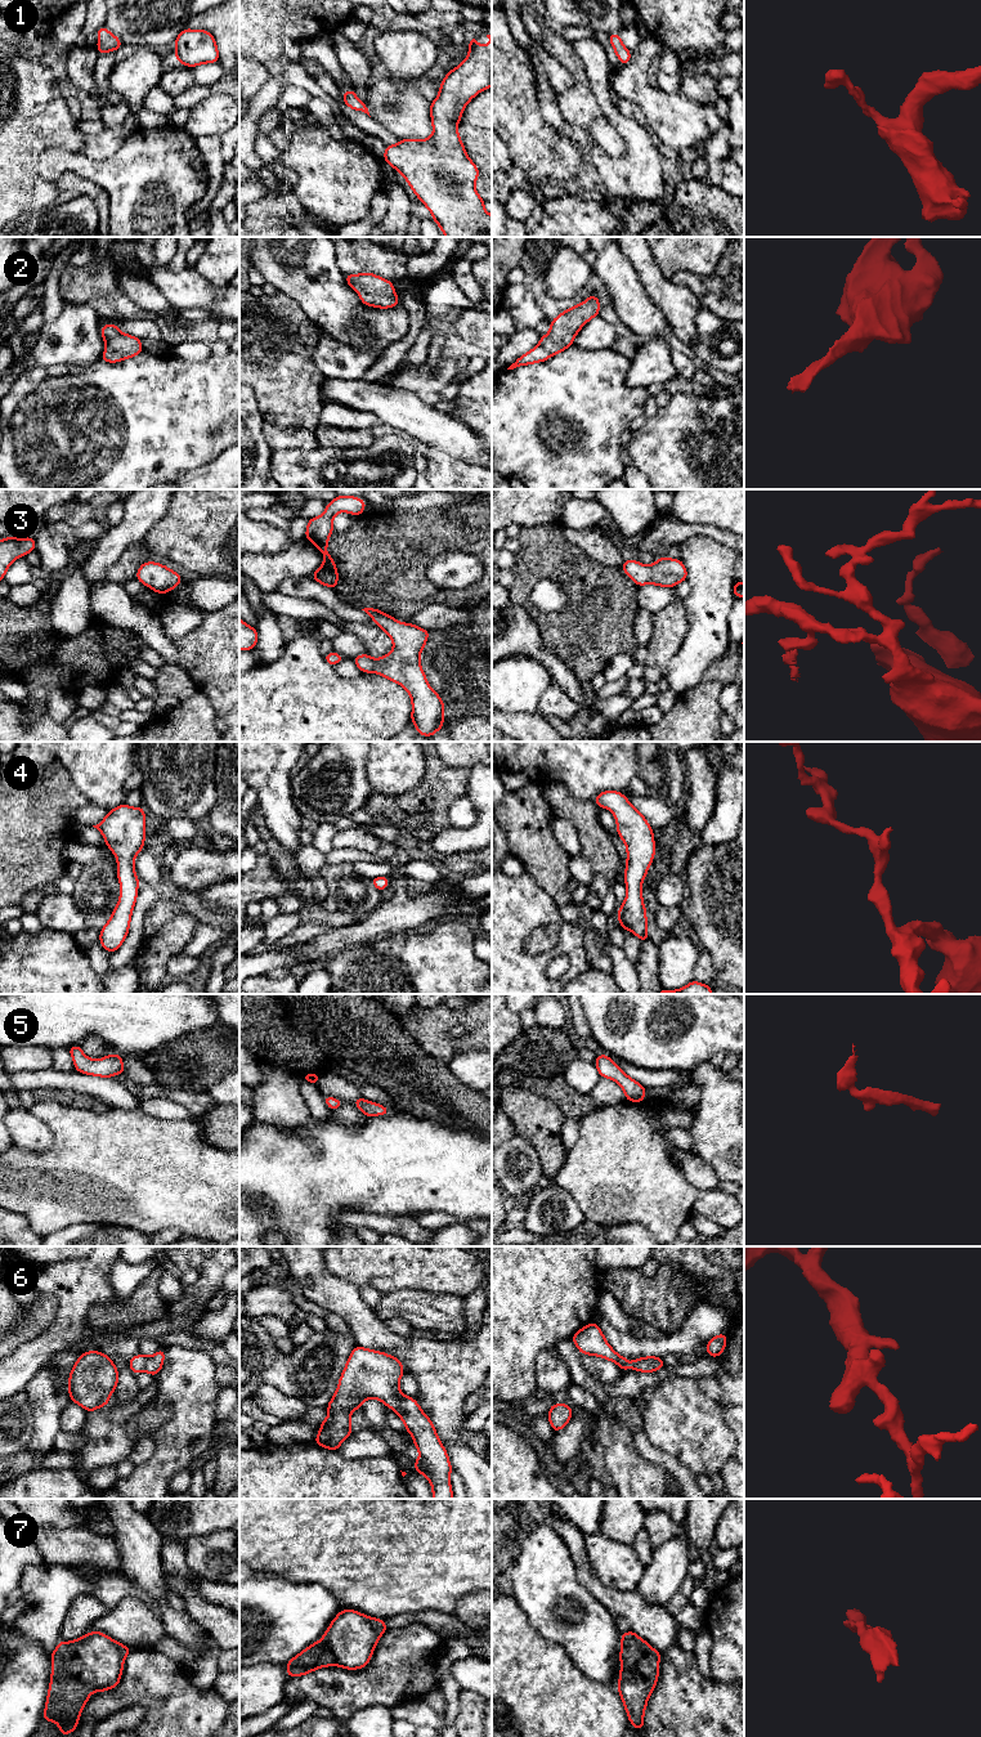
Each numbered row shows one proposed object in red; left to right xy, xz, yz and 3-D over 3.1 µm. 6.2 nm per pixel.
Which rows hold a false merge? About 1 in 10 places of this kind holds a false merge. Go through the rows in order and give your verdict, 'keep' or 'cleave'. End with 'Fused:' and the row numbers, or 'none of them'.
1: keep
2: keep
3: keep
4: keep
5: keep
6: keep
7: keep
Fused: none of them

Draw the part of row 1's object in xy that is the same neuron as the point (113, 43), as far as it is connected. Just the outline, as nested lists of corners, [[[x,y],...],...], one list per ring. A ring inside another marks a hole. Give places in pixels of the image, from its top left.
[[[106,26],[100,27],[98,31],[98,54],[104,54],[108,52],[115,52],[118,48],[122,46],[122,42],[118,37],[116,37],[113,33],[111,33]]]

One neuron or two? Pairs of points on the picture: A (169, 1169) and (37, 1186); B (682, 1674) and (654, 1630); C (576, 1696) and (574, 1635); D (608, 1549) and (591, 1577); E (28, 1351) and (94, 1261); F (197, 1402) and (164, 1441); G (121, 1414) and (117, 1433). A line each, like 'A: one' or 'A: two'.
A: one
B: two
C: two
D: two
E: one
F: one
G: two

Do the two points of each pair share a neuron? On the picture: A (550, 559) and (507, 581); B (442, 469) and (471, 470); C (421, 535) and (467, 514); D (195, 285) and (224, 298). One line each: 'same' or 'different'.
A: different
B: same
C: different
D: same

